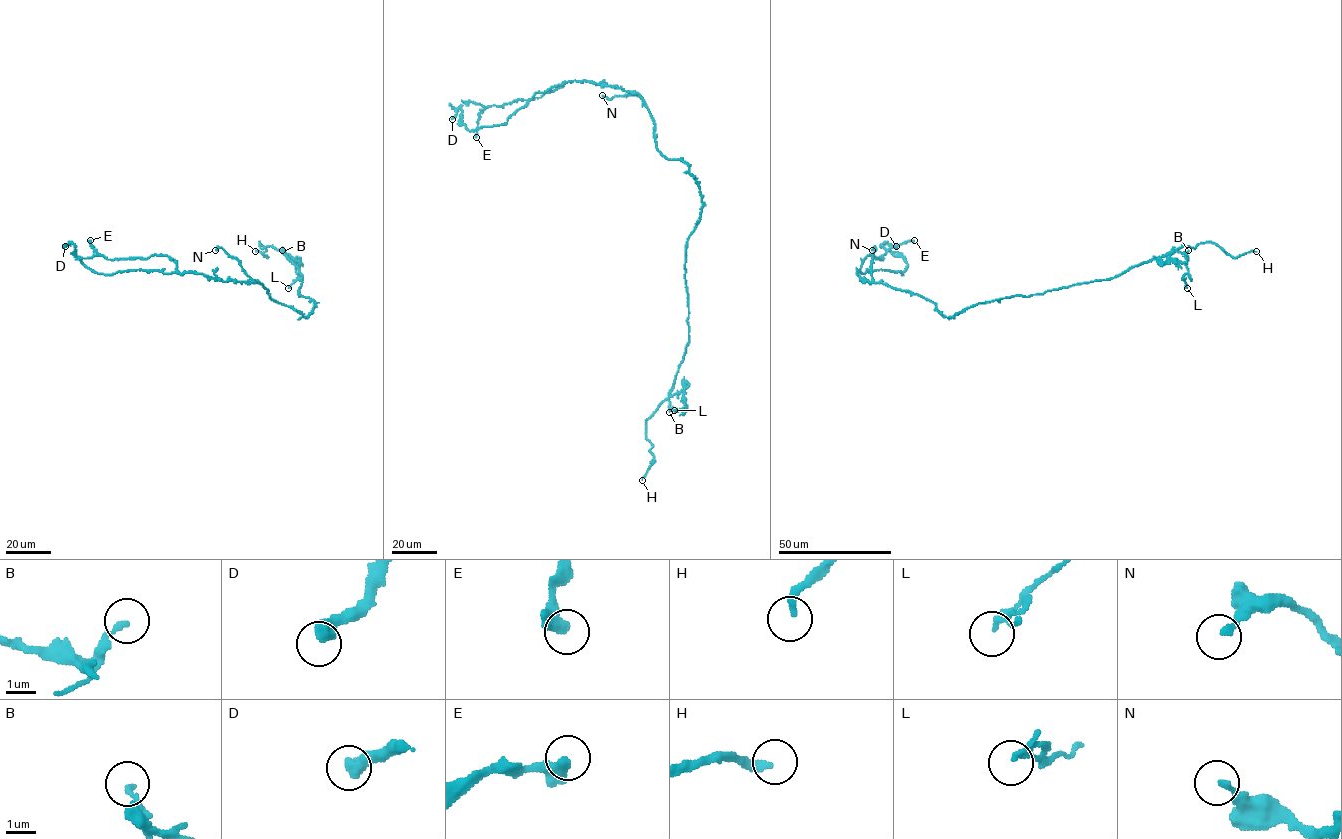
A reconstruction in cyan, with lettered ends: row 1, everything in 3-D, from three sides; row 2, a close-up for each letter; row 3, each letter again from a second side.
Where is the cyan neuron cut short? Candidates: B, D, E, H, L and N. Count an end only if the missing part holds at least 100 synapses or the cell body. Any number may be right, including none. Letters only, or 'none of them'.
H

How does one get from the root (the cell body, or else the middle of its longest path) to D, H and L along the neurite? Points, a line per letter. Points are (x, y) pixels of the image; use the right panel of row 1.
D: (950, 317), (918, 295), (859, 277), (857, 272), (877, 270), (902, 275), (906, 261), (882, 244), (896, 246)
H: (950, 317), (994, 300), (1111, 279), (1185, 246), (1212, 242), (1235, 257), (1256, 251)
L: (950, 317), (994, 300), (1111, 279), (1175, 251), (1188, 257), (1188, 272), (1183, 277), (1187, 288)

